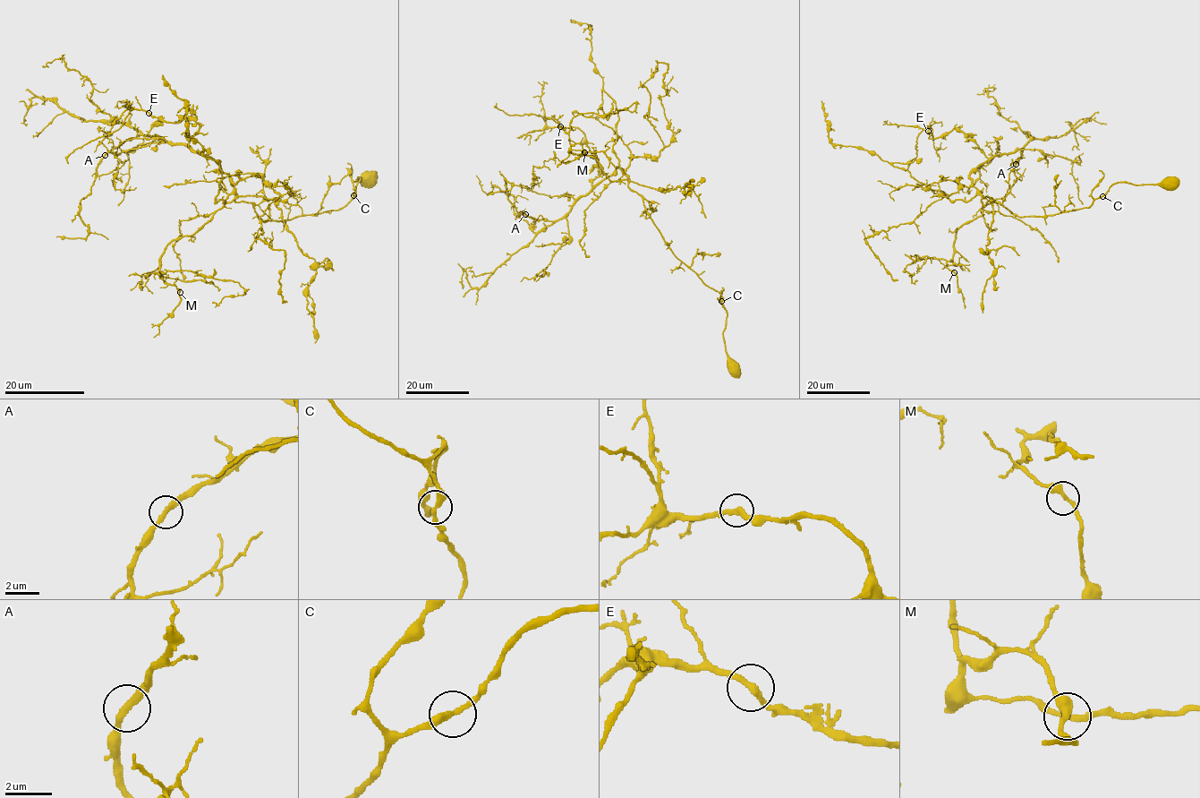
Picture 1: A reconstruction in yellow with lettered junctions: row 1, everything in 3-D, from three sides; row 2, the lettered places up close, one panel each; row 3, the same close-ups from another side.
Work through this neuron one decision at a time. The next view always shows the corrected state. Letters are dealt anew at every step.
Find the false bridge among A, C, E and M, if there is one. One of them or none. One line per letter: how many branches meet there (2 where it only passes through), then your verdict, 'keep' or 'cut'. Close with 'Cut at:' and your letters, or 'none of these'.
A: 2 branches meet; keep
C: 2 branches meet; keep
E: 2 branches meet; keep
M: 2 branches meet; keep
Cut at: none of these

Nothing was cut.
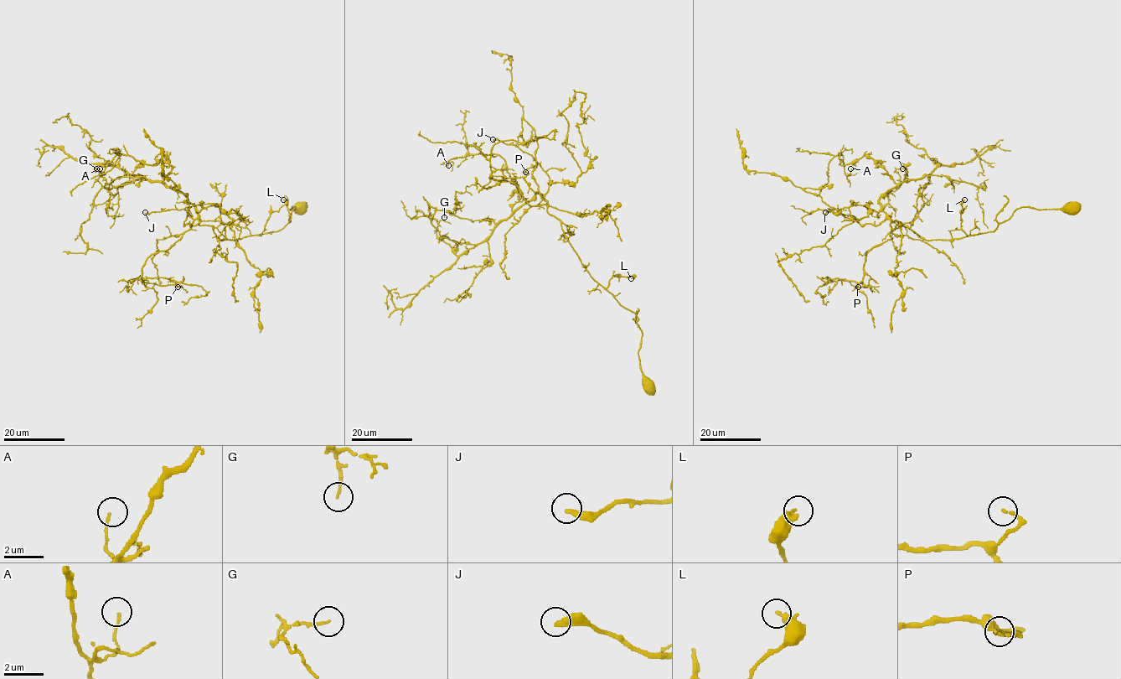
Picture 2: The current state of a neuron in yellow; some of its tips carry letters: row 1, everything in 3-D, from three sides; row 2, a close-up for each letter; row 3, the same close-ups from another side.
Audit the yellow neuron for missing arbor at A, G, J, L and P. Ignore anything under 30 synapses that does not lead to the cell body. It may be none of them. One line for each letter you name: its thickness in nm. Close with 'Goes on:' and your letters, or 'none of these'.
Goes on: none of these

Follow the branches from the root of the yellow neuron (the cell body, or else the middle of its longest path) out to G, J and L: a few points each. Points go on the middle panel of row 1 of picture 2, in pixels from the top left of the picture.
G: (649, 386), (638, 355), (637, 317), (591, 277), (539, 194), (497, 223), (446, 210), (444, 217)
J: (649, 386), (638, 355), (637, 317), (591, 277), (561, 223), (547, 210), (548, 175), (530, 154), (493, 139)
L: (649, 386), (638, 355), (642, 331), (637, 323), (637, 317), (606, 289), (612, 276), (632, 276), (631, 278)

